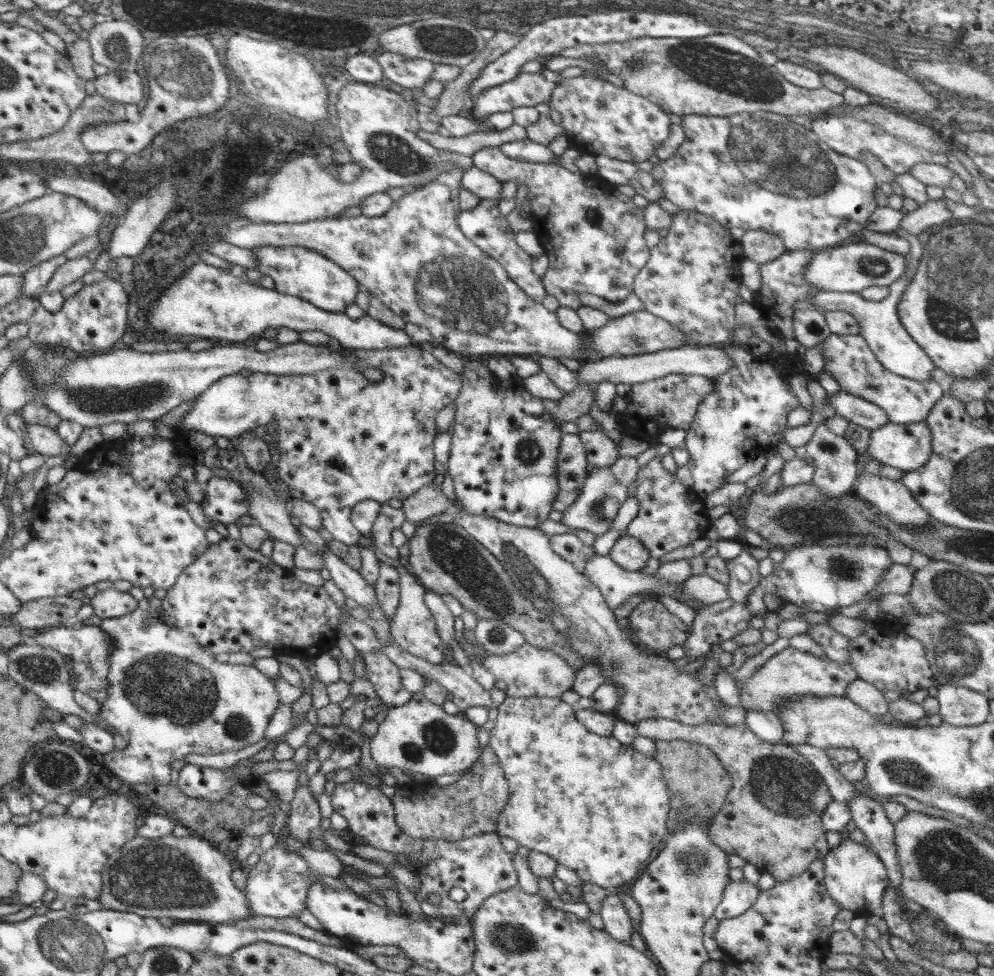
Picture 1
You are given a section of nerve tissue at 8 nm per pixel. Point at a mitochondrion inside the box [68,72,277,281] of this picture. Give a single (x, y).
(99, 115)

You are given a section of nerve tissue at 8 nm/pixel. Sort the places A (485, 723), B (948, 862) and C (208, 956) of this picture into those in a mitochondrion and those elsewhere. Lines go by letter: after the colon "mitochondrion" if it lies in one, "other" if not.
A: other
B: mitochondrion
C: other

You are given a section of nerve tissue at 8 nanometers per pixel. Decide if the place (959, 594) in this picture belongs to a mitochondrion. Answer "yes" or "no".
yes

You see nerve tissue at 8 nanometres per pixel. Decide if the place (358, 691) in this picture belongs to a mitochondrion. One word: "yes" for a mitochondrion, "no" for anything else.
no

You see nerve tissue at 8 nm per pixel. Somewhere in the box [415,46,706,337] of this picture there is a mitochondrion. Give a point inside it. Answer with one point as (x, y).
(676, 296)

